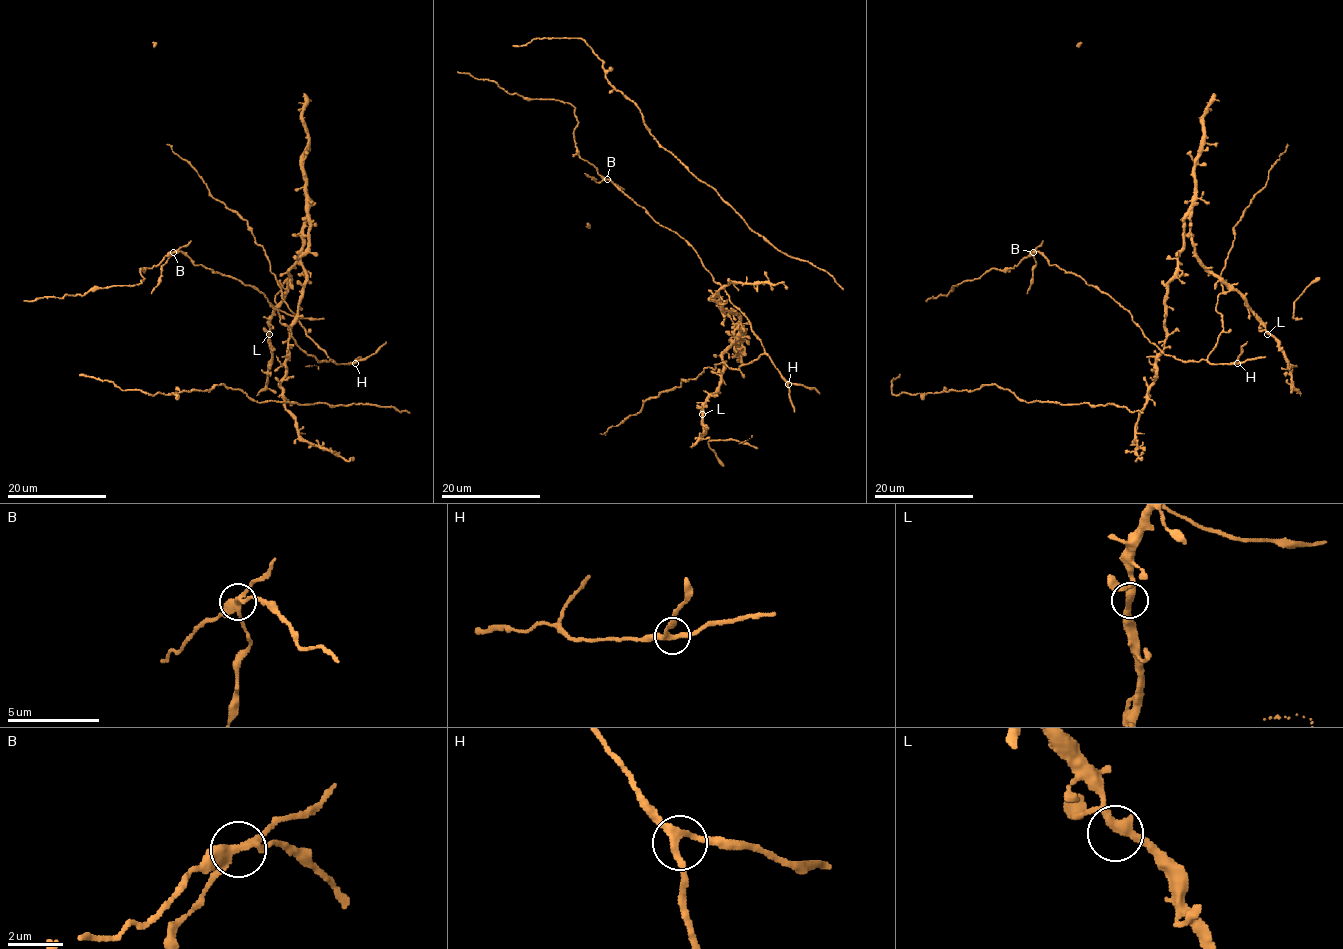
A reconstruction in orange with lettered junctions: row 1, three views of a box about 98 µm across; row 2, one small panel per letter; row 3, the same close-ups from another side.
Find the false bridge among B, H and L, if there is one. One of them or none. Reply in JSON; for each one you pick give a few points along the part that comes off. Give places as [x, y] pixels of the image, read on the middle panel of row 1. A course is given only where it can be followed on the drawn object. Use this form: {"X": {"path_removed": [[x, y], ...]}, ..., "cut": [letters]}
{"B": {"path_removed": [[606, 180], [600, 182], [584, 173]]}, "cut": ["B"]}

